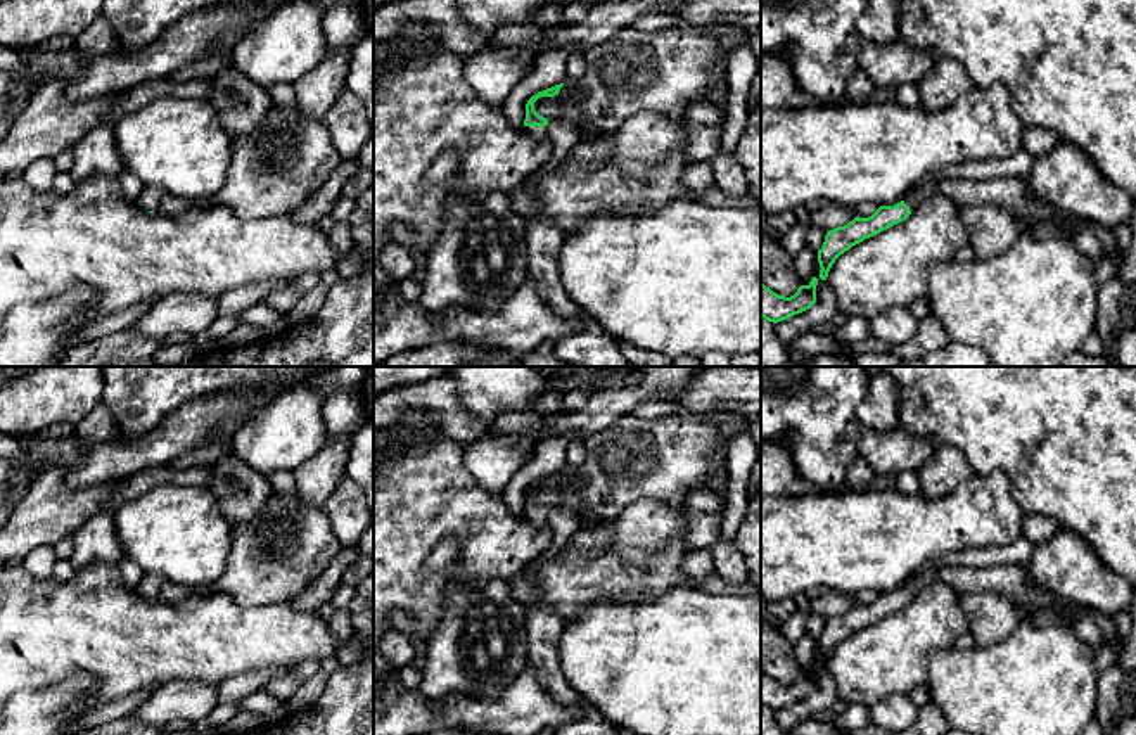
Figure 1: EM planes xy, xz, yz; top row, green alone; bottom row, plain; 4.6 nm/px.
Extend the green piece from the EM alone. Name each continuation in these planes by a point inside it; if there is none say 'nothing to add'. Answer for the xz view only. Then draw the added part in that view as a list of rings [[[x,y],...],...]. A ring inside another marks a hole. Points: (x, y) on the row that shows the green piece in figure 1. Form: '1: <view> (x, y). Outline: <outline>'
1: xz (564, 137). Outline: [[[548,119],[548,125],[541,128],[524,126],[524,131],[531,138],[548,140],[553,147],[552,157],[529,180],[536,180],[546,171],[558,169],[565,163],[569,152],[581,142],[578,126],[562,119]]]

